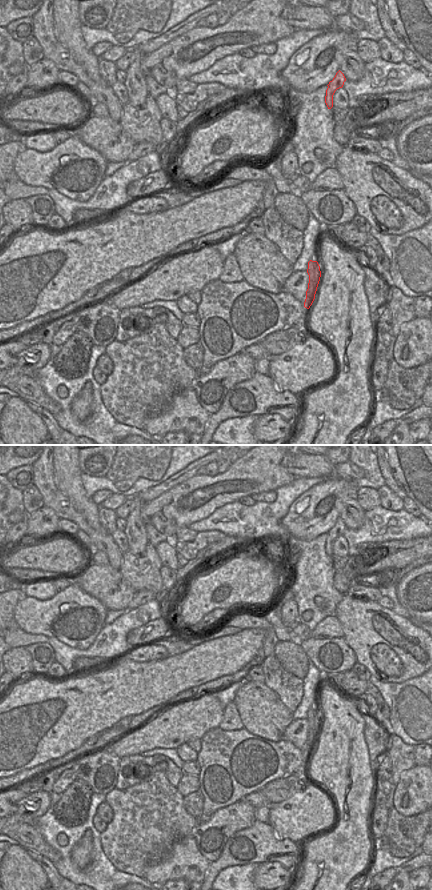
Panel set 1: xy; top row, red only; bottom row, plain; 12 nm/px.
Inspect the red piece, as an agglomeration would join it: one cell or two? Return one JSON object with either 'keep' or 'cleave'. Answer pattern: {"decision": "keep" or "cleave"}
{"decision": "cleave"}

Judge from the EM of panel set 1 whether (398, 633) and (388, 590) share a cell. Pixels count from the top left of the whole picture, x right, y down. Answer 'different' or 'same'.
different

